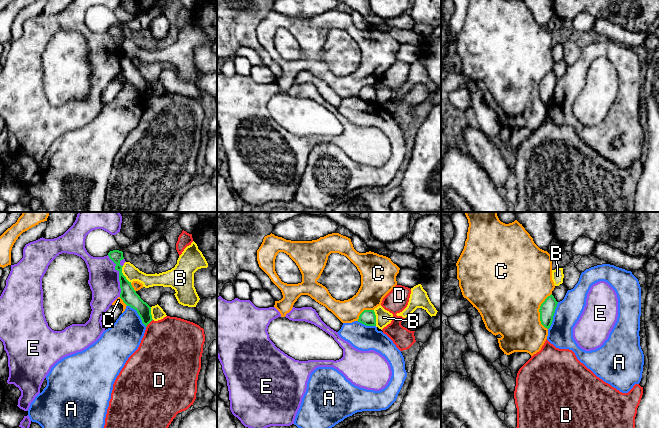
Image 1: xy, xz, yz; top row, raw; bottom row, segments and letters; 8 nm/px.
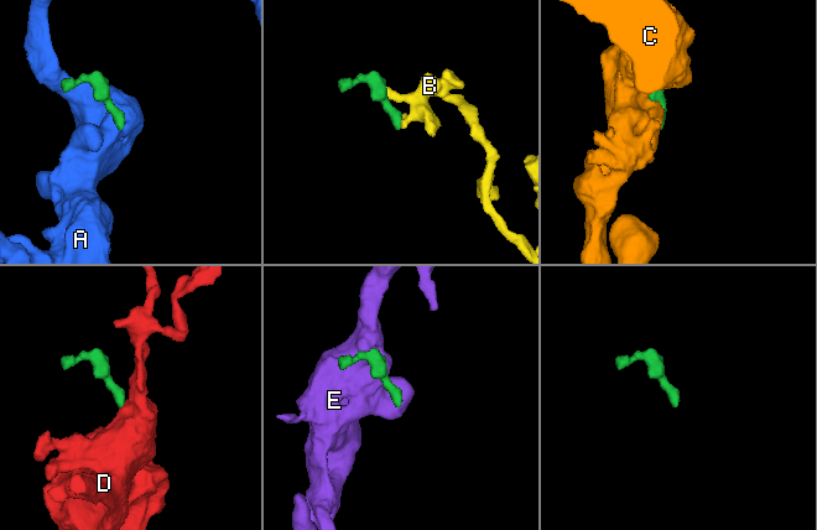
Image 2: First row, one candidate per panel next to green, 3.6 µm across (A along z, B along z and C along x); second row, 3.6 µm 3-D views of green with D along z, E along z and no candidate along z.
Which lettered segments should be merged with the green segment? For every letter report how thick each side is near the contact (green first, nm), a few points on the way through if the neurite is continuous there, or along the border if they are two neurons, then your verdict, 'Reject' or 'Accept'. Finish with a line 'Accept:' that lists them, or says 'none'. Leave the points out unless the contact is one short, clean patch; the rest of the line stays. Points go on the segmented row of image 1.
A: Thickness 130 nm (green) against 200 nm. Boundary: yz (558, 302), (552, 323), (548, 329). Reject
B: Thickness 130 nm (green) against 120 nm. Reject
C: Thickness 130 nm (green) against 480 nm. Reject
D: Thickness 120 nm (green) against 460 nm. Boundary: xy (152, 319), (146, 327). Reject
E: Thickness 130 nm (green) against 240 nm. Reject
Accept: none

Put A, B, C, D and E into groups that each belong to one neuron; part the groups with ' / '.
A / B / C / D / E

